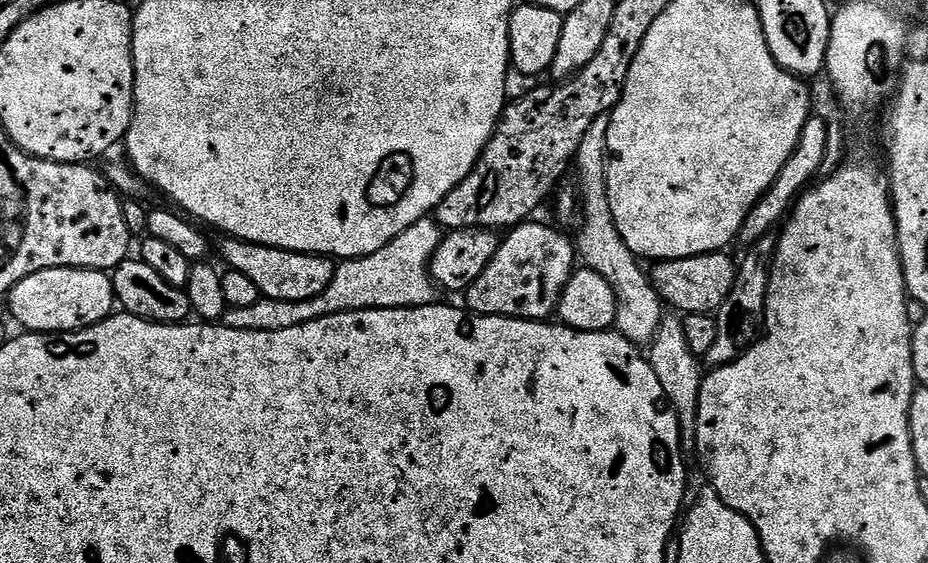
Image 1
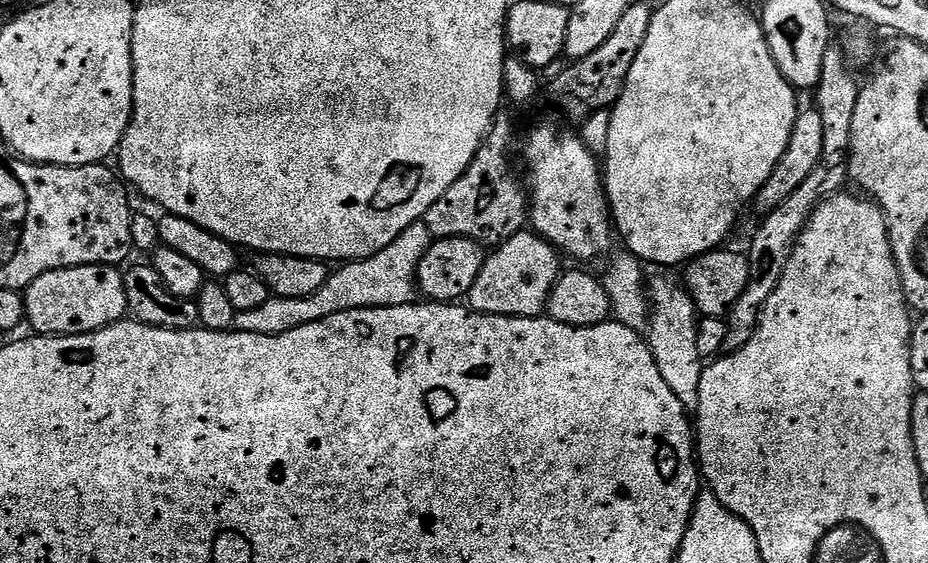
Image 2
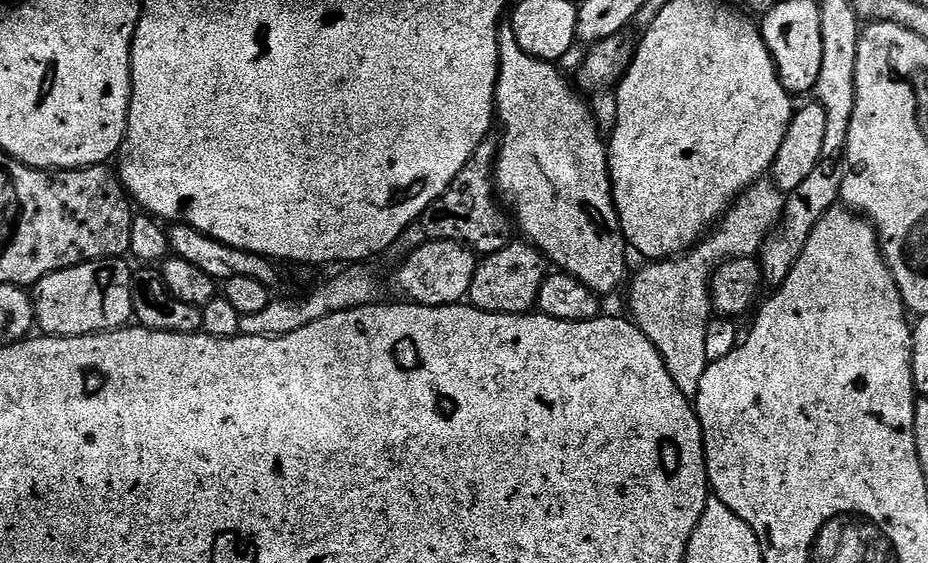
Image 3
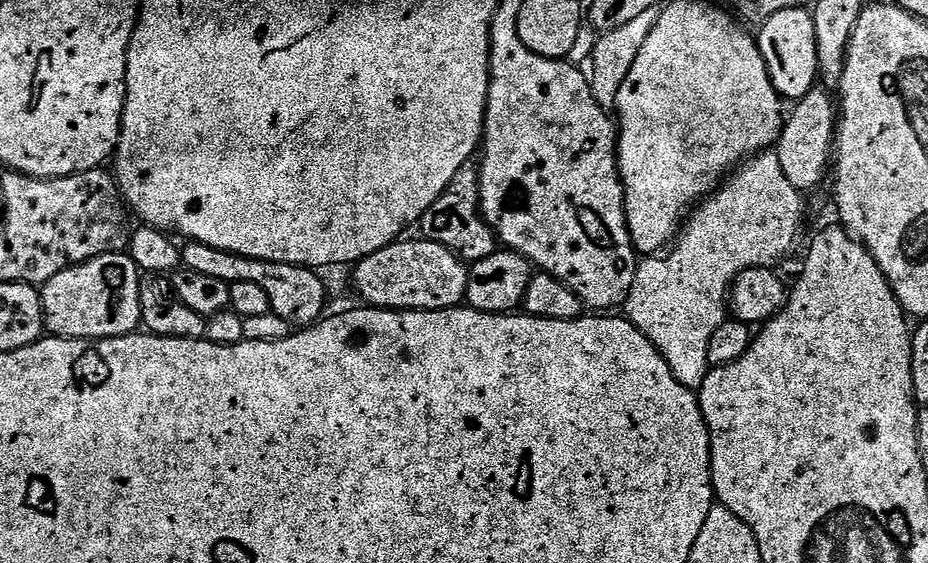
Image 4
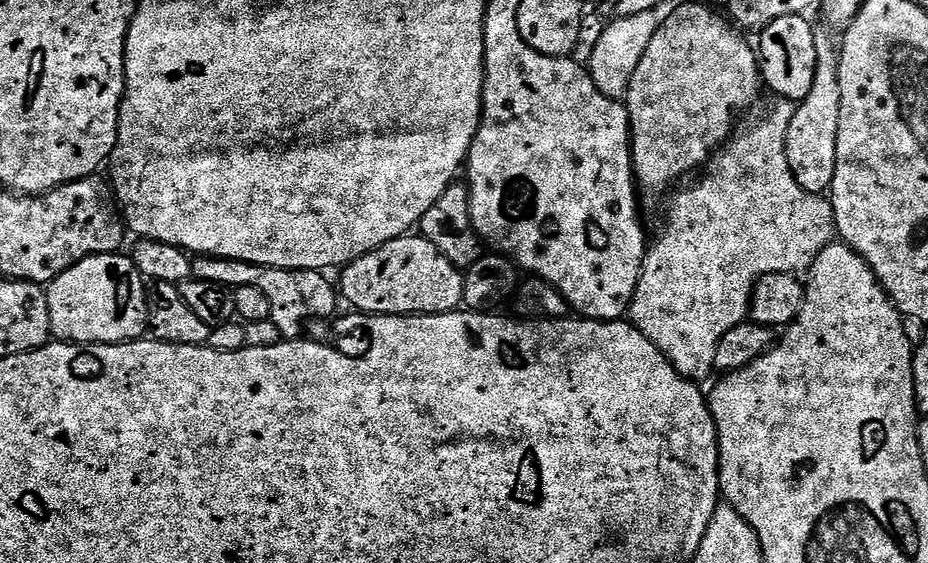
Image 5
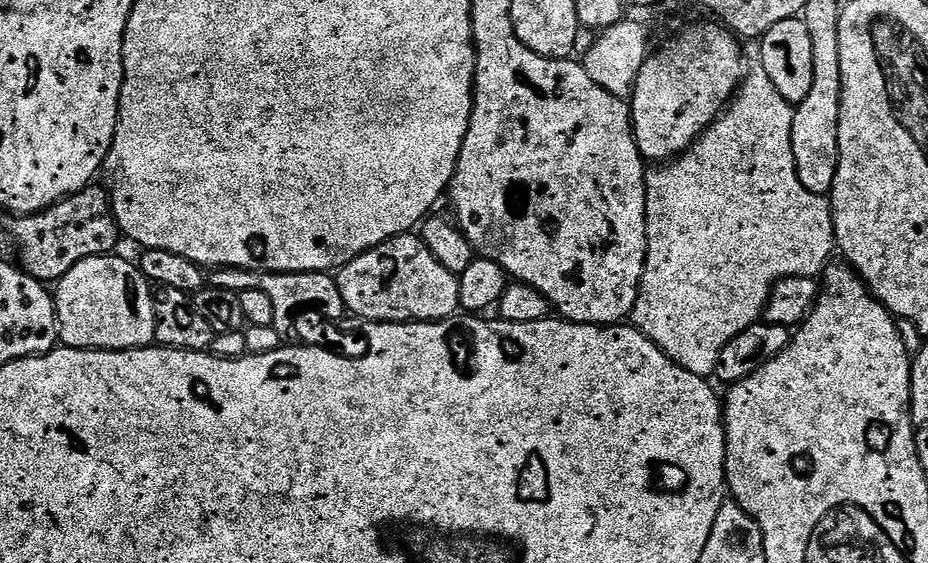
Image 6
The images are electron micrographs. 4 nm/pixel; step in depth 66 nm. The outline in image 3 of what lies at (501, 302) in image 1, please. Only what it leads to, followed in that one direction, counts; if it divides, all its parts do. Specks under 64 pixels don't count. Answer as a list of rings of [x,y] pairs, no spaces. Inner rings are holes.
[[[527,242],[508,244],[501,252],[496,252],[493,256],[487,257],[477,267],[474,282],[470,286],[467,299],[473,308],[481,308],[484,312],[509,312],[511,316],[531,313],[537,307],[540,291],[544,285],[546,275],[544,267],[546,267],[544,255],[537,248],[532,247],[531,244]]]

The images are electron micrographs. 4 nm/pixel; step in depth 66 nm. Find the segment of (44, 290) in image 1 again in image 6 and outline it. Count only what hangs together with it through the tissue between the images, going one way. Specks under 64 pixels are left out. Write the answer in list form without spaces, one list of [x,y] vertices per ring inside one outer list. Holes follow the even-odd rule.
[[[109,254],[106,256],[91,256],[78,266],[74,266],[64,275],[61,280],[55,281],[54,299],[56,302],[56,321],[60,327],[59,343],[65,348],[95,348],[98,352],[121,352],[131,348],[151,348],[156,344],[156,315],[154,314],[154,288],[149,284],[147,278],[140,273],[139,267],[128,260],[123,260],[120,254]]]

